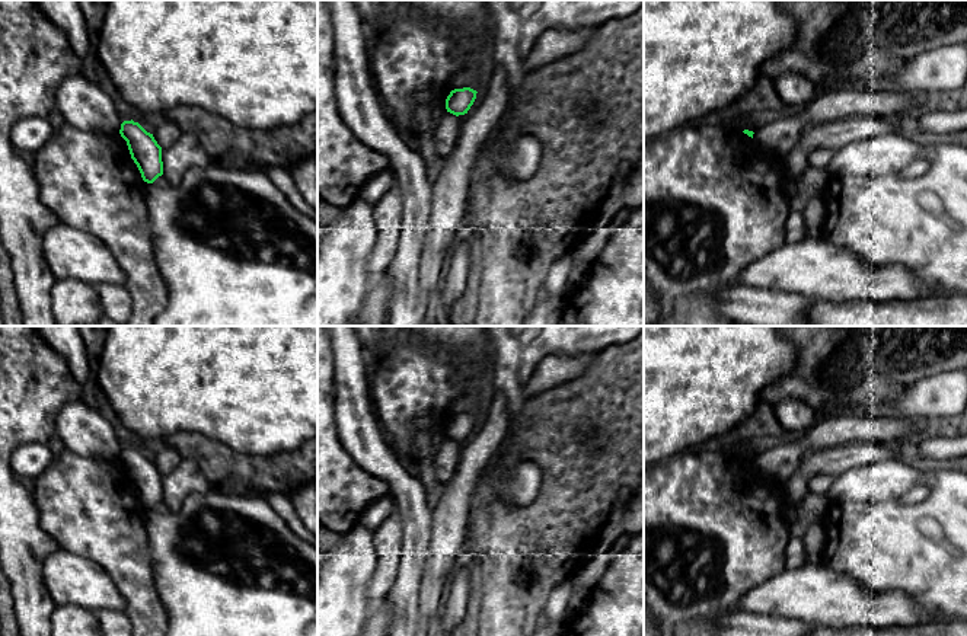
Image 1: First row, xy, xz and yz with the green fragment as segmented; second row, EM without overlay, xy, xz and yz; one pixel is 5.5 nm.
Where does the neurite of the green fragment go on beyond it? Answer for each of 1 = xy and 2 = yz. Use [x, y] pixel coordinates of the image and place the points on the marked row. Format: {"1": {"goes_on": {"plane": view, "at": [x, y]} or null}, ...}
{"1": {"goes_on": null}, "2": {"goes_on": null}}

